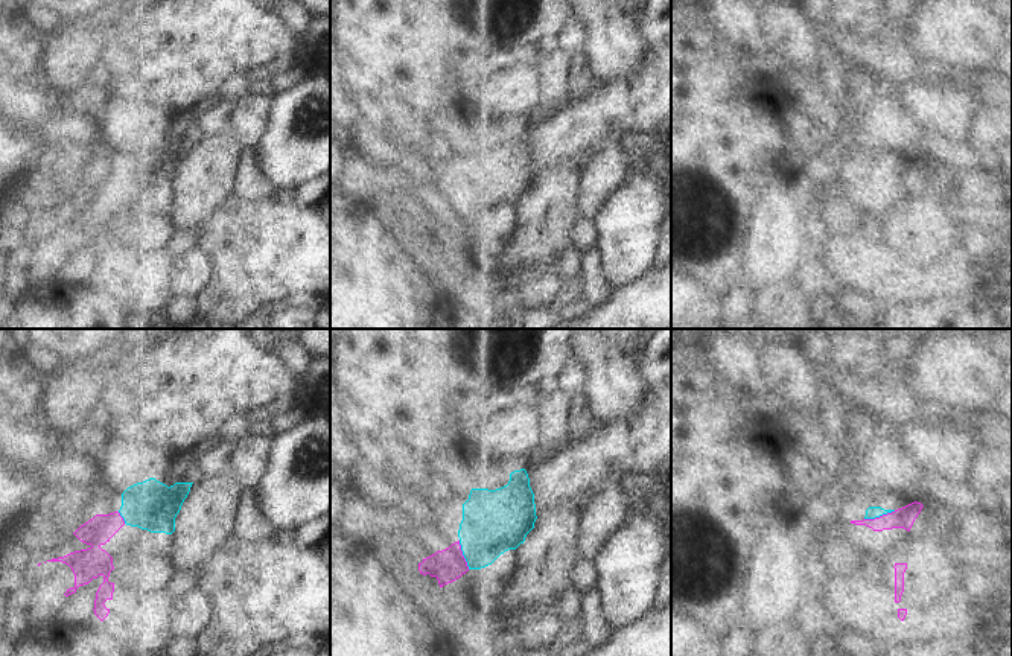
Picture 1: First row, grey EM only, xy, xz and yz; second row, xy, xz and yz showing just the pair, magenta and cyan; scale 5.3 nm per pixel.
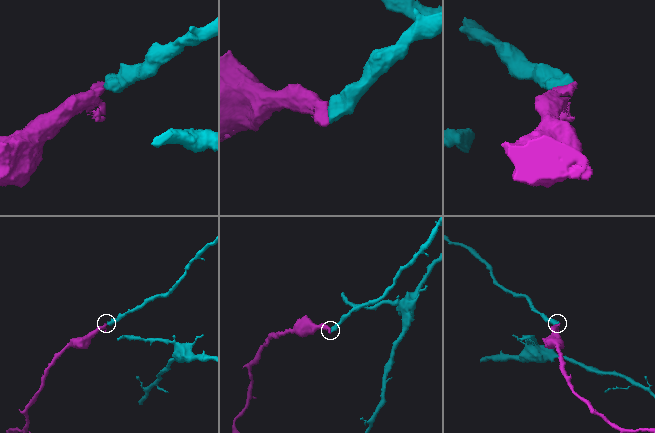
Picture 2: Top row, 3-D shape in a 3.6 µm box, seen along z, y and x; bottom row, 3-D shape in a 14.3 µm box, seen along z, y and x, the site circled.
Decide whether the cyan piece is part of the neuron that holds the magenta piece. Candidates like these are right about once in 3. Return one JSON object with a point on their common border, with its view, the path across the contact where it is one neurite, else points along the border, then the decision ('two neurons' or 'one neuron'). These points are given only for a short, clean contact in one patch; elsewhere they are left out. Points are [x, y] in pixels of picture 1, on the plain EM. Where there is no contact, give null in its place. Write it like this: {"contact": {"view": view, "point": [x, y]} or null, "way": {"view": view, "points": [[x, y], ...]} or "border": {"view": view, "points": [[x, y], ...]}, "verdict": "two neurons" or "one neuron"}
{"contact": {"view": "yz", "point": [880, 175]}, "way": {"view": "yz", "points": [[903, 177], [880, 175], [872, 171]]}, "verdict": "one neuron"}

